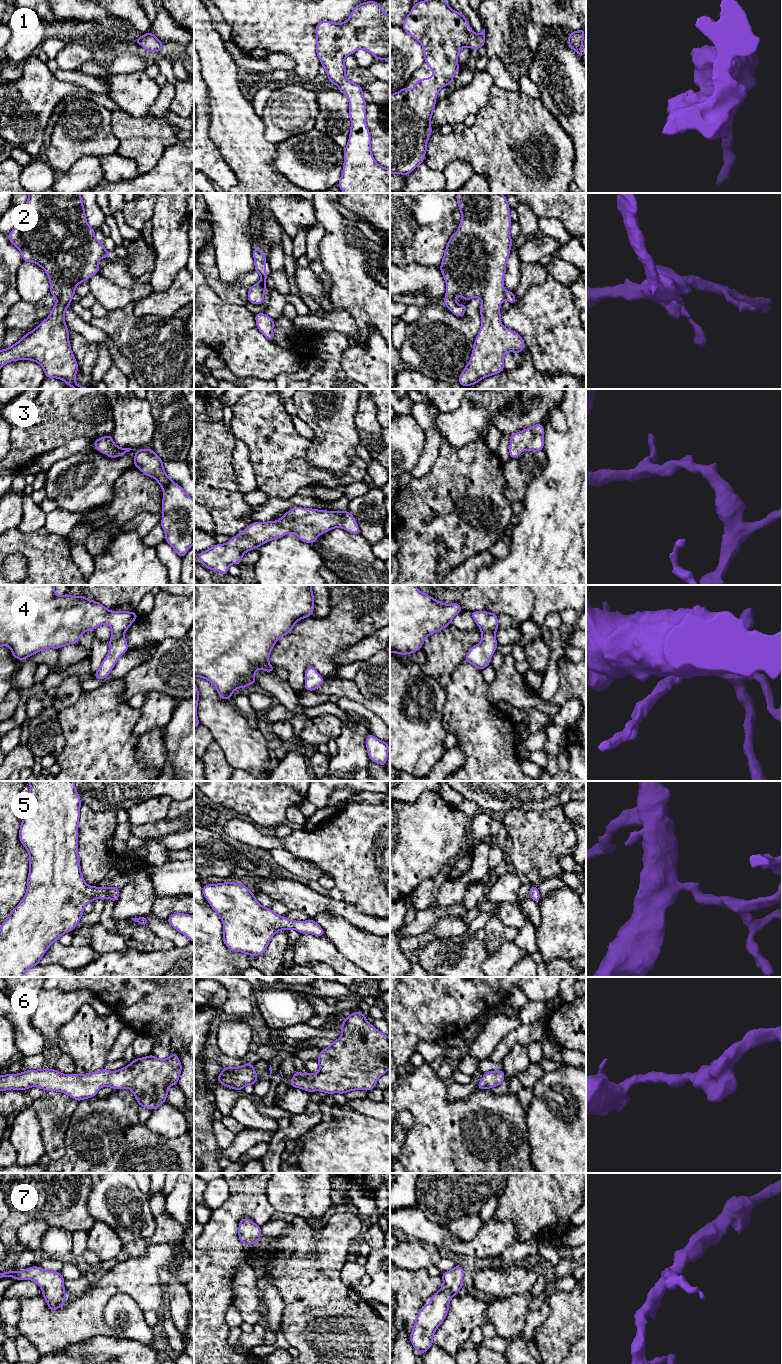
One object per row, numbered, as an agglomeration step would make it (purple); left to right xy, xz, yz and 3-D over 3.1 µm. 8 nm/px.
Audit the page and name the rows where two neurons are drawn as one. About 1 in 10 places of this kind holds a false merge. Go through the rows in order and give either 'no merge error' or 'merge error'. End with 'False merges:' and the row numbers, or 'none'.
1: no merge error
2: no merge error
3: no merge error
4: no merge error
5: no merge error
6: no merge error
7: no merge error
False merges: none

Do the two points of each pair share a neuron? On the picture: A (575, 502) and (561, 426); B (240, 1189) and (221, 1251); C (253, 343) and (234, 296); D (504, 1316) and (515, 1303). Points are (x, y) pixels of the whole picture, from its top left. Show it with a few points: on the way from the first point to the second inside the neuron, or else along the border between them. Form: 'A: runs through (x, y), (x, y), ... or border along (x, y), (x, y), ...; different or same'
A: border along (549, 411), (549, 423), (556, 430), (565, 432); different
B: runs through (239, 1204), (225, 1219), (221, 1236); same
C: border along (216, 293), (226, 302), (244, 306); different
D: runs through (507, 1313), (514, 1306); same

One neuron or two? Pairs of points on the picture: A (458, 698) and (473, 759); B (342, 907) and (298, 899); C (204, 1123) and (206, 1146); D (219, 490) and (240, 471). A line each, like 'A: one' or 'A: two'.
A: one
B: one
C: one
D: two

